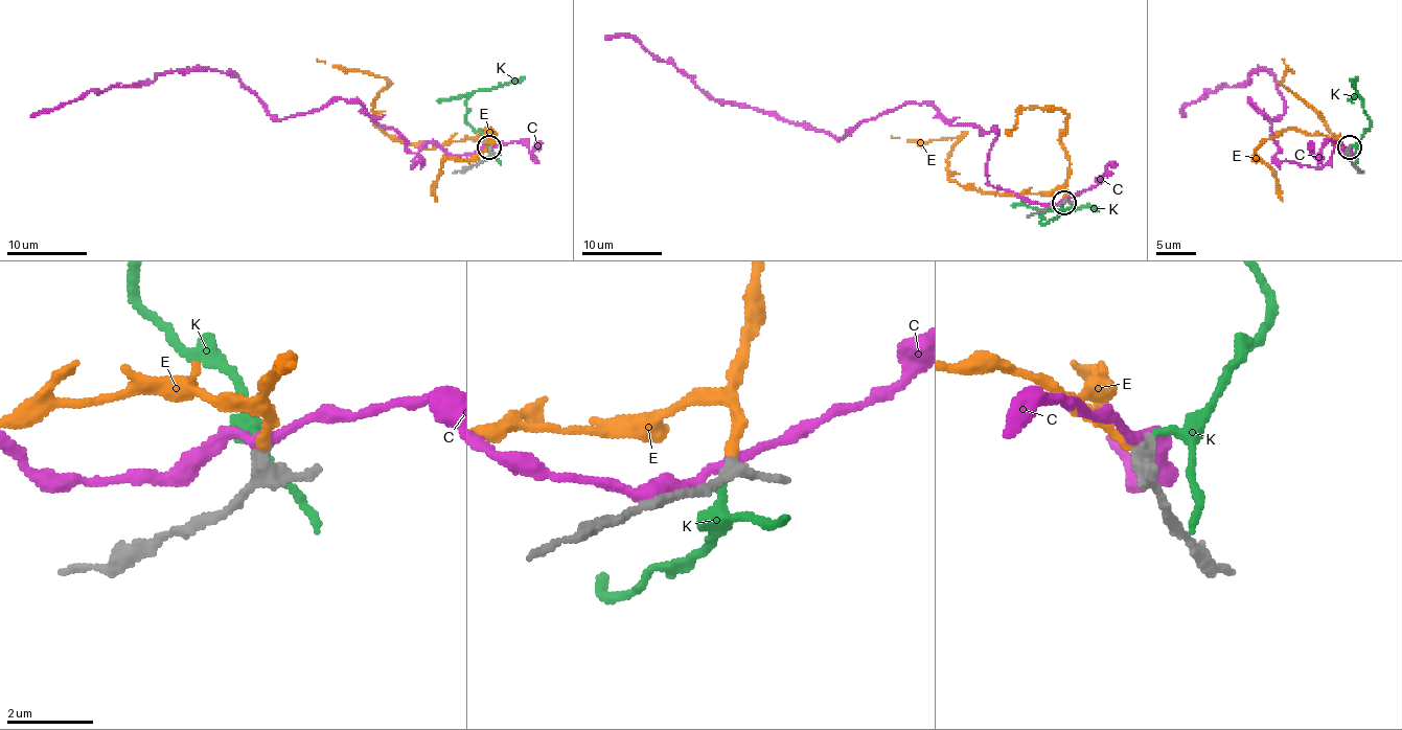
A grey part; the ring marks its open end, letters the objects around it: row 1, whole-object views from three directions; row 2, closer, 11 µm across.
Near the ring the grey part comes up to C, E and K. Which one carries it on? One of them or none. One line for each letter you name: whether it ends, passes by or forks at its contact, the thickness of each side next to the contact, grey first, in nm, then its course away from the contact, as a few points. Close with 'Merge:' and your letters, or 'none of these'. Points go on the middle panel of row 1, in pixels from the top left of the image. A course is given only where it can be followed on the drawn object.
K: It passes by. Thickness 240 nm (grey) against 180 nm. Its course: (1063, 203), (1063, 211), (1047, 223), (1041, 223), (1041, 218), (1051, 209), (1095, 207), (1099, 211)
Merge: K

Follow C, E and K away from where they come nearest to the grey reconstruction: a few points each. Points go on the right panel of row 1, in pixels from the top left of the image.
C: (1348, 149), (1319, 166), (1276, 157), (1249, 100), (1284, 113), (1265, 69), (1186, 117)
E: (1346, 149), (1335, 142), (1339, 139), (1339, 149), (1313, 111), (1282, 81), (1287, 69), (1282, 59)
K: (1350, 146), (1357, 142), (1370, 127), (1363, 100), (1356, 91), (1354, 81), (1357, 76)

